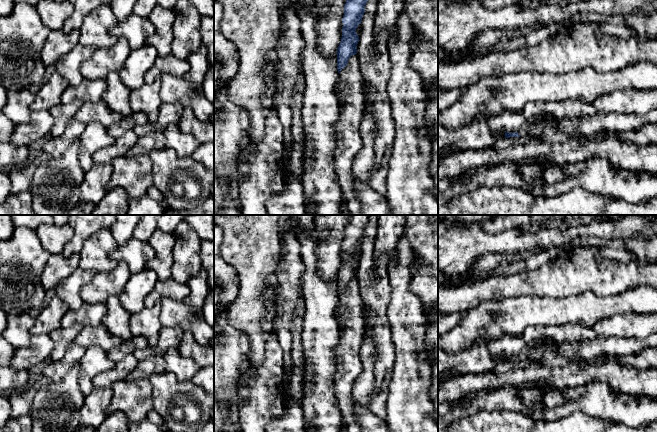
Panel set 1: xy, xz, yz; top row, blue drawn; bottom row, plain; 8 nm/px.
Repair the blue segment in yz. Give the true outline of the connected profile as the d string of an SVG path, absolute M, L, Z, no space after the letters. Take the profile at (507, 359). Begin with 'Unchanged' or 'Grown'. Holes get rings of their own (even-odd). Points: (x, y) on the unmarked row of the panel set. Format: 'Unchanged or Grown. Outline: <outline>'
Grown. Outline: M657 333L645 338L596 338L583 341L563 341L555 343L549 340L539 340L514 357L505 356L505 362L531 359L538 362L543 350L549 348L557 351L563 357L581 357L584 359L599 358L607 355L634 355L642 350L657 348Z

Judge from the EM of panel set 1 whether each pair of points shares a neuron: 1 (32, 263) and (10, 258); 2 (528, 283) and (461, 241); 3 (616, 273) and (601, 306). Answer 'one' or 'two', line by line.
1: one
2: two
3: two

